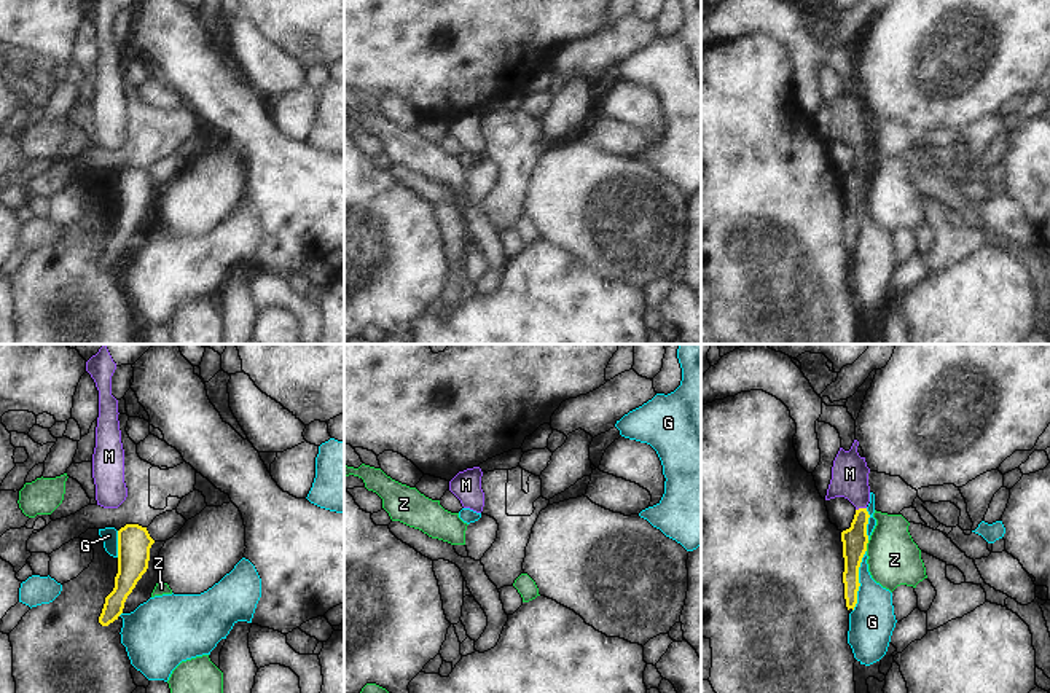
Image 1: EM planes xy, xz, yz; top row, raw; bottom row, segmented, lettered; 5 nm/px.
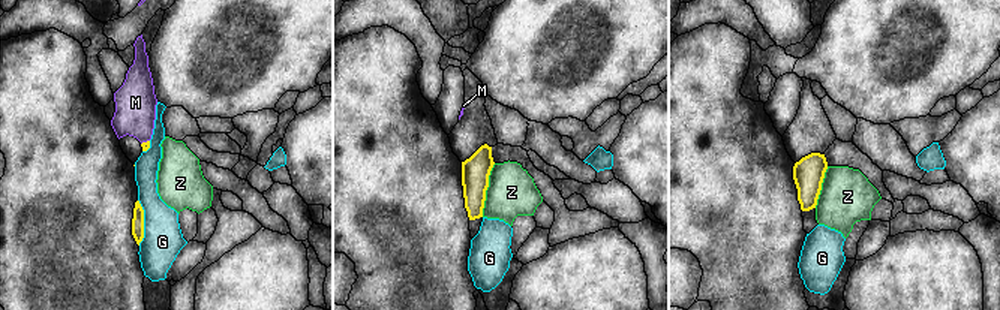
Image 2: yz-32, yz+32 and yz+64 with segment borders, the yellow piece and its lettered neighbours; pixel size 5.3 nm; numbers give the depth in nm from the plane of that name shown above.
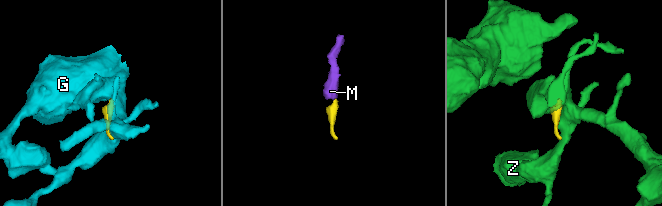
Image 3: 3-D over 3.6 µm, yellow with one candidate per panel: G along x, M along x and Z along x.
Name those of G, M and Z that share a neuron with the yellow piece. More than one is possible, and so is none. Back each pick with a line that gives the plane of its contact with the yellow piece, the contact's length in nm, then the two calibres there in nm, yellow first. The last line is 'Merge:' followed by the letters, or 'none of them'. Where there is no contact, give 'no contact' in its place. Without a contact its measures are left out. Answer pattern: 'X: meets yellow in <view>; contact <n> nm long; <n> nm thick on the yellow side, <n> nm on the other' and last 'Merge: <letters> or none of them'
M: meets yellow in yz; contact 60 nm long; 130 nm thick on the yellow side, 190 nm on the other
Merge: M

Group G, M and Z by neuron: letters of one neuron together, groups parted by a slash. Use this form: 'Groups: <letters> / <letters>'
Groups: G / M / Z

